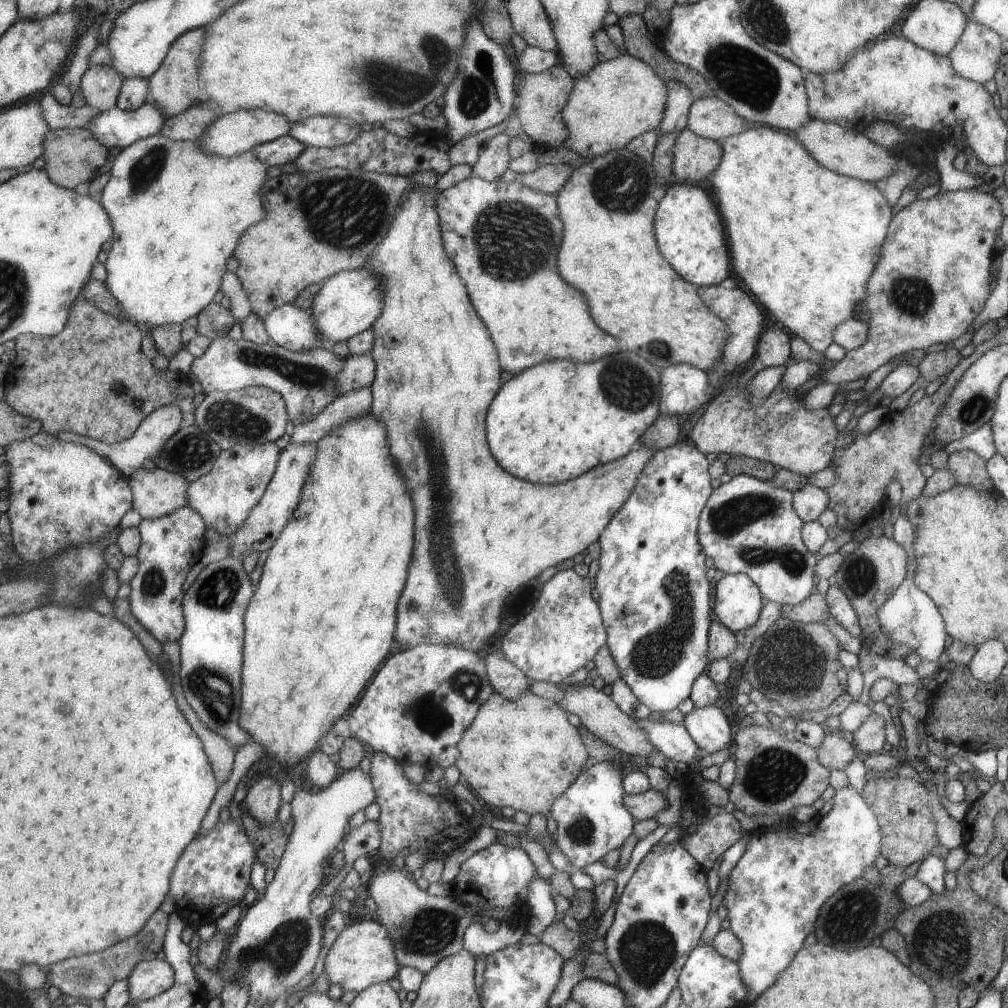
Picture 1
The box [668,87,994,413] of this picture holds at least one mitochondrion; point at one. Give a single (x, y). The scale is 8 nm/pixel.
(912, 297)

